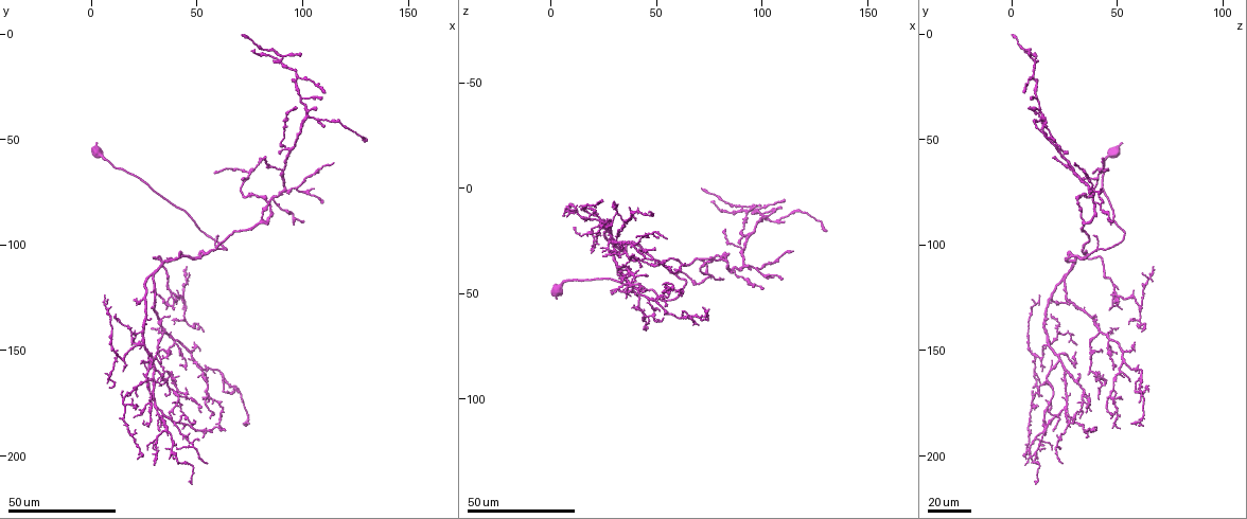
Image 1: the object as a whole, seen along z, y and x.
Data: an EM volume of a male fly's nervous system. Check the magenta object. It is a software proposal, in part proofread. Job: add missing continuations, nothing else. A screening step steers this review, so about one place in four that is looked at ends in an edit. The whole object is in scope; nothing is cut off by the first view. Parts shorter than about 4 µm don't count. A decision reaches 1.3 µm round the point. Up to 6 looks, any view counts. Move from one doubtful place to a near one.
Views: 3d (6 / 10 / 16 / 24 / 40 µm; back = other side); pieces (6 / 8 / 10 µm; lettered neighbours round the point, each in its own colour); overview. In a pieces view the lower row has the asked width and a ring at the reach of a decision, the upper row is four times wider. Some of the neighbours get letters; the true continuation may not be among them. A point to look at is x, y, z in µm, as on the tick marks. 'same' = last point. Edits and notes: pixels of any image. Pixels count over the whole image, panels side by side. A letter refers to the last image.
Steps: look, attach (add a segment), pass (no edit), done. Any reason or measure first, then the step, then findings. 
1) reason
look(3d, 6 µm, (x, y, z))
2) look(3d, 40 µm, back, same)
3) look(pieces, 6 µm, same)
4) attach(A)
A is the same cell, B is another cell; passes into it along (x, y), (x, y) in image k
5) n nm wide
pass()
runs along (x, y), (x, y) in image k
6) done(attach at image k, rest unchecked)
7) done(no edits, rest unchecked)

tapers out
look(3d, 24 µm, (40, 195, 15))

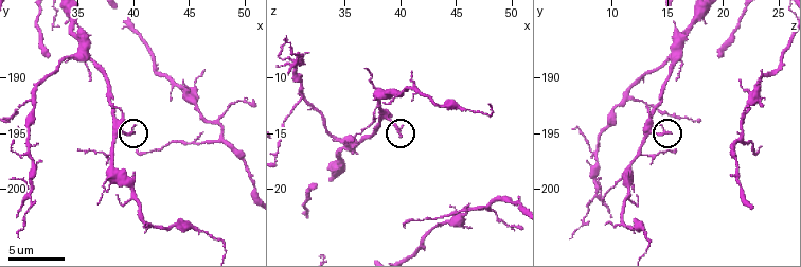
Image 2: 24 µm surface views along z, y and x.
look(pieces, 10 µm, (40.0, 195.0, 15.4))

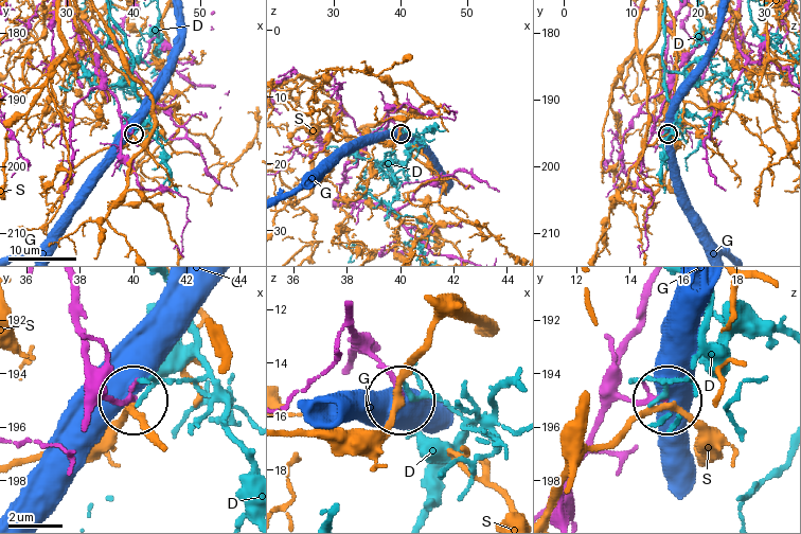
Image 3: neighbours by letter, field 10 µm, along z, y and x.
130 nm wide
pass()
D, G and S are other cells; runs along (647, 289), (618, 385), (632, 398), (663, 398) in image 3; no lettered segment goes on from it

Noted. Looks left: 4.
look(3d, 24 µm, (63, 189, 36))

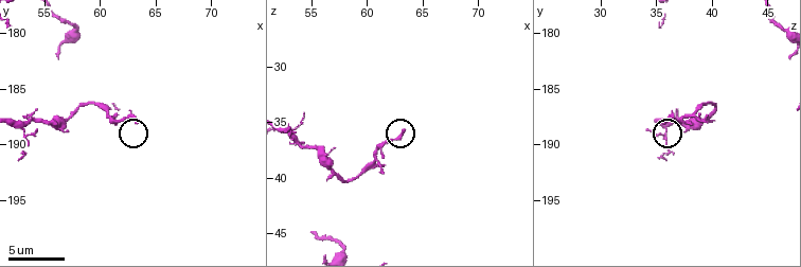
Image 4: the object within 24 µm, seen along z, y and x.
look(pieces, 6 µm, (63.2, 188.0, 35.8))

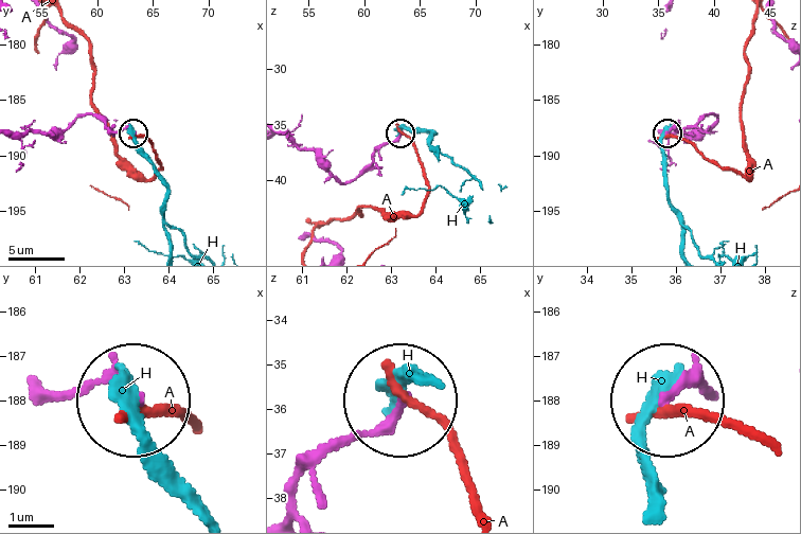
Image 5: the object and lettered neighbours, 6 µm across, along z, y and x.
190 nm wide
pass()
A and H are other cells; runs along (284, 516), (322, 459), (397, 406) in image 5; no lettered segment goes on from it

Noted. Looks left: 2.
thin end
look(3d, 24 µm, (37, 182, 33))

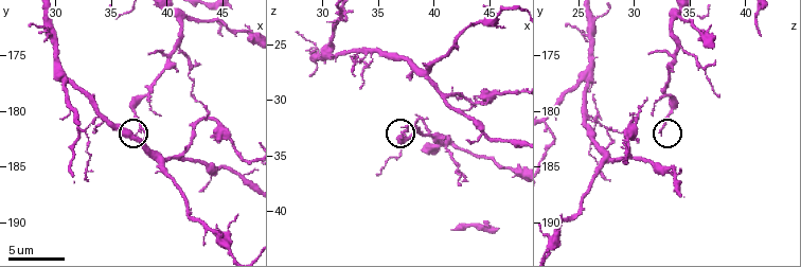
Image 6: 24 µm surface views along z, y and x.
look(pieces, 10 µm, (37.4, 182.0, 32.4))

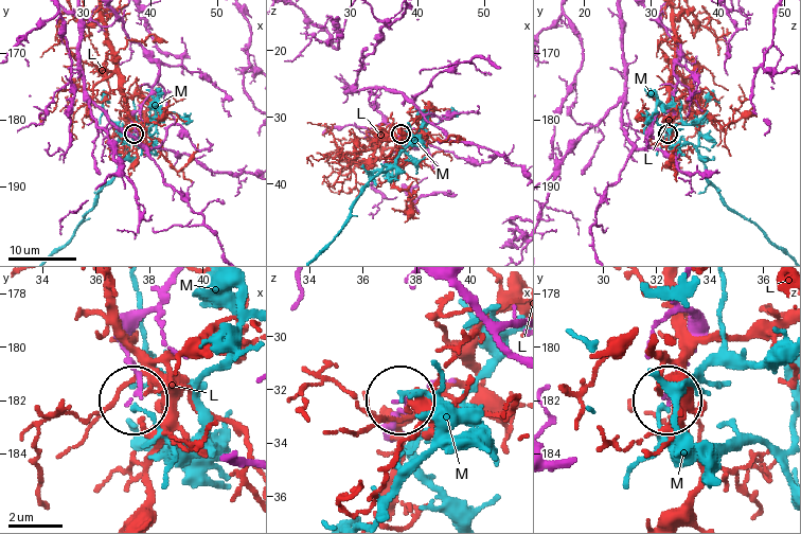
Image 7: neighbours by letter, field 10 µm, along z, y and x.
pass()
L and M are other cells; runs along (168, 287), (130, 328), (125, 350), (139, 376), (132, 395) in image 7; none of them fits

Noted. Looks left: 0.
done(no edits, rest unchecked)

